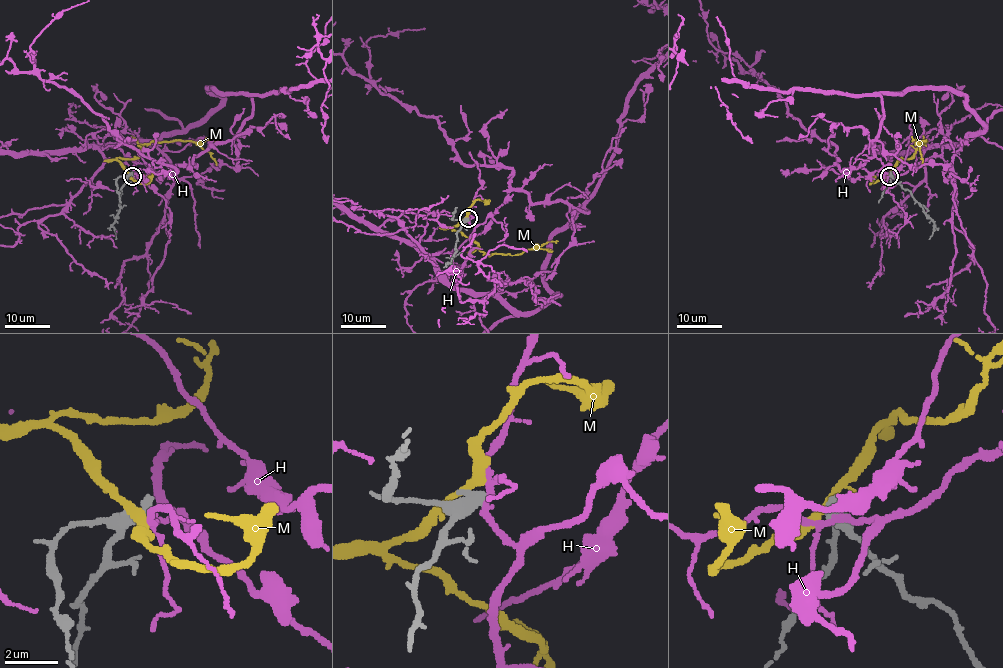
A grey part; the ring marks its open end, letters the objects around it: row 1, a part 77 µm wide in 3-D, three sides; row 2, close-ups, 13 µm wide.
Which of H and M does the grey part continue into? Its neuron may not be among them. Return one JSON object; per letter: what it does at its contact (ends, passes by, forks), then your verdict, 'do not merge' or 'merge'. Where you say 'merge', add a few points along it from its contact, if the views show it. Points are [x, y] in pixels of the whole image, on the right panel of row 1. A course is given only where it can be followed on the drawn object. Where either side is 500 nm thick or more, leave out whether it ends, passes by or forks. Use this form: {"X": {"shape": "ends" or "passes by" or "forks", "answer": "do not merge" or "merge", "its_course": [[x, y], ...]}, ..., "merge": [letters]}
{"H": {"answer": "do not merge"}, "M": {"answer": "do not merge"}, "merge": []}

